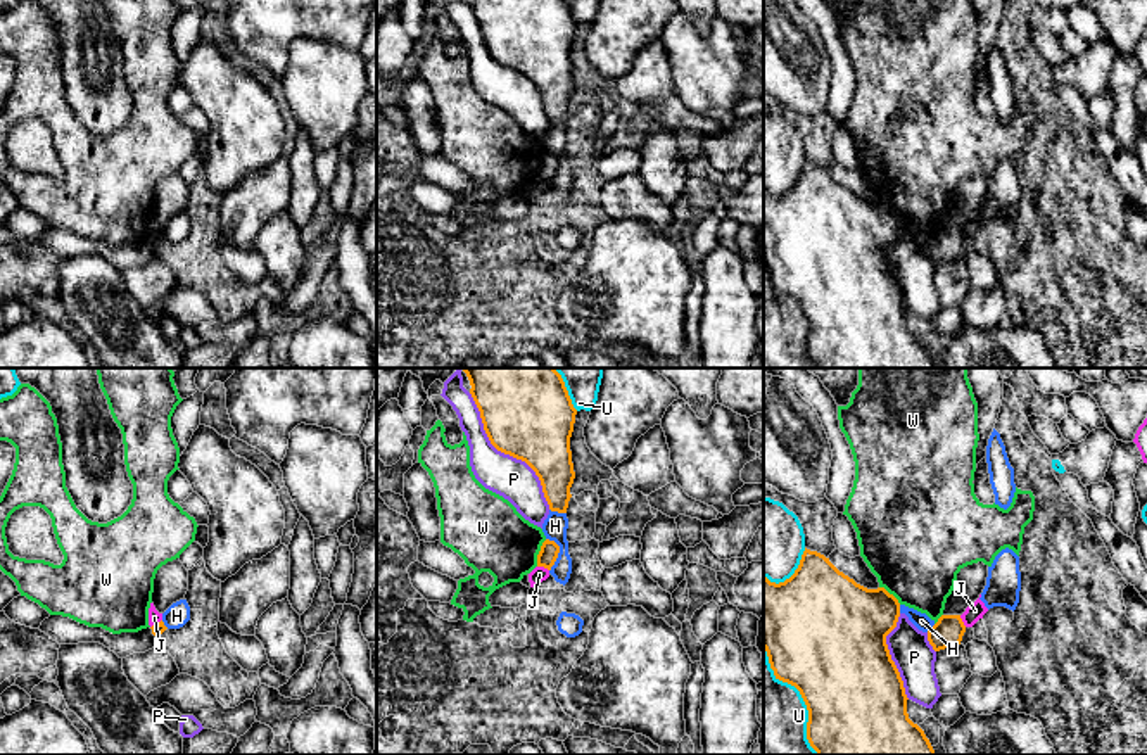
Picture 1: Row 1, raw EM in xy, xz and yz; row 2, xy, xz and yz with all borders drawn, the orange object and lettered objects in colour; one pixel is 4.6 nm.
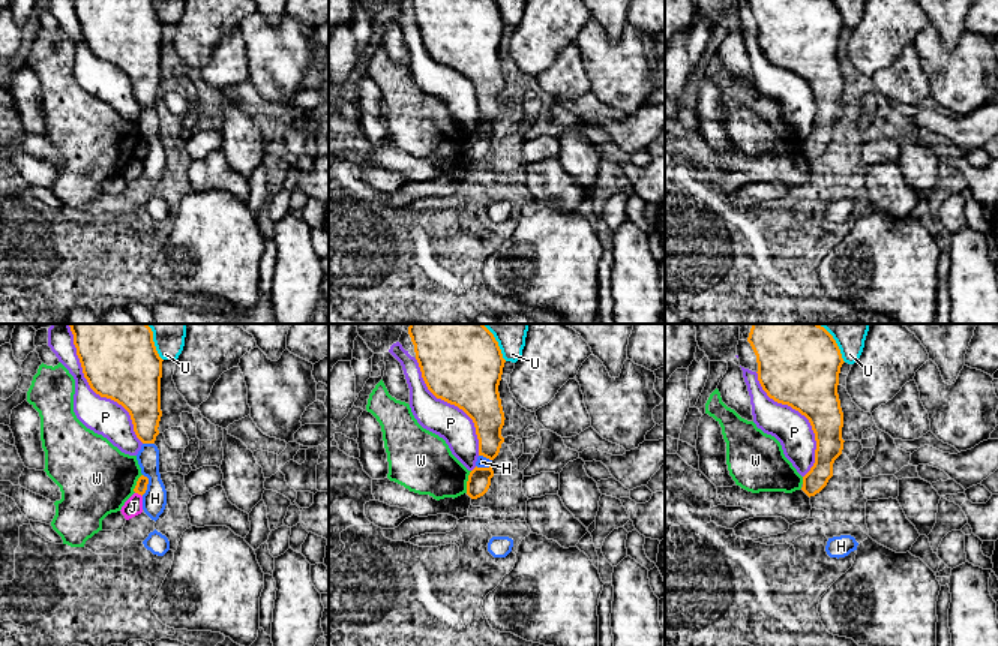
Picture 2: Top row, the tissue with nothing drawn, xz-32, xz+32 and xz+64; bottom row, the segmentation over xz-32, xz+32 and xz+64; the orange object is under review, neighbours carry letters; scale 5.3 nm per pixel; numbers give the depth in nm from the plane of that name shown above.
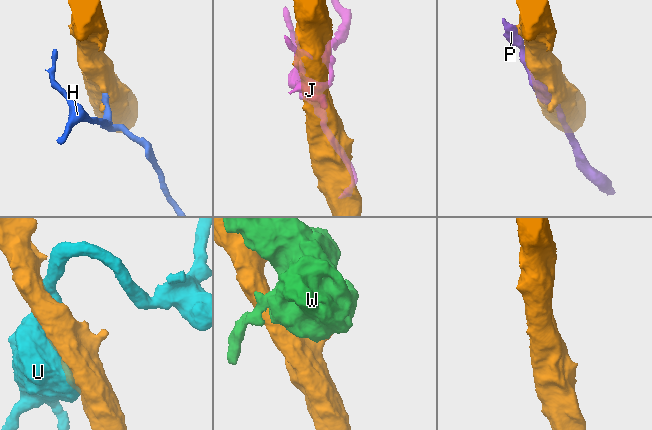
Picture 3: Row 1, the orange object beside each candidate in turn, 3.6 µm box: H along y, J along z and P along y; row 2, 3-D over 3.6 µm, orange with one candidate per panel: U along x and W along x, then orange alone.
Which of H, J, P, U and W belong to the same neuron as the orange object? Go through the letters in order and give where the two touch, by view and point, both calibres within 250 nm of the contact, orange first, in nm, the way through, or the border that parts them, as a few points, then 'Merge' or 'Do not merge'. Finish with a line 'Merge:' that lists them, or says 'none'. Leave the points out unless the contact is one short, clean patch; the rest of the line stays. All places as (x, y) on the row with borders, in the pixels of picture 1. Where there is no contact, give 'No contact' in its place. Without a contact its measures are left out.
H: Touches orange at xz (558, 551). Thickness 90 nm (orange) against 110 nm. Boundary: xz (546, 538), (558, 546), (558, 557), (550, 571). Do not merge
J: Touches orange at xz (543, 565). Thickness 90 nm (orange) against 70 nm. Boundary: xz (538, 565), (548, 571). Do not merge
P: Touches orange at xz (506, 453). Thickness 420 nm (orange) against 190 nm. Do not merge
U: Touches orange at yz (802, 697). Thickness 480 nm (orange) against 400 nm. Do not merge
W: Touches orange at xz (539, 553). Thickness 90 nm (orange) against 340 nm. Do not merge
Merge: none

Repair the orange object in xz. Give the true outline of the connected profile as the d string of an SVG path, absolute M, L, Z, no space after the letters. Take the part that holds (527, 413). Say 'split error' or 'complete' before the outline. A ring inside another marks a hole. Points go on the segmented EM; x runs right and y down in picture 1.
complete; M461 368L491 444L525 461L539 477L551 511L567 513L575 479L570 437L577 409L554 368Z

